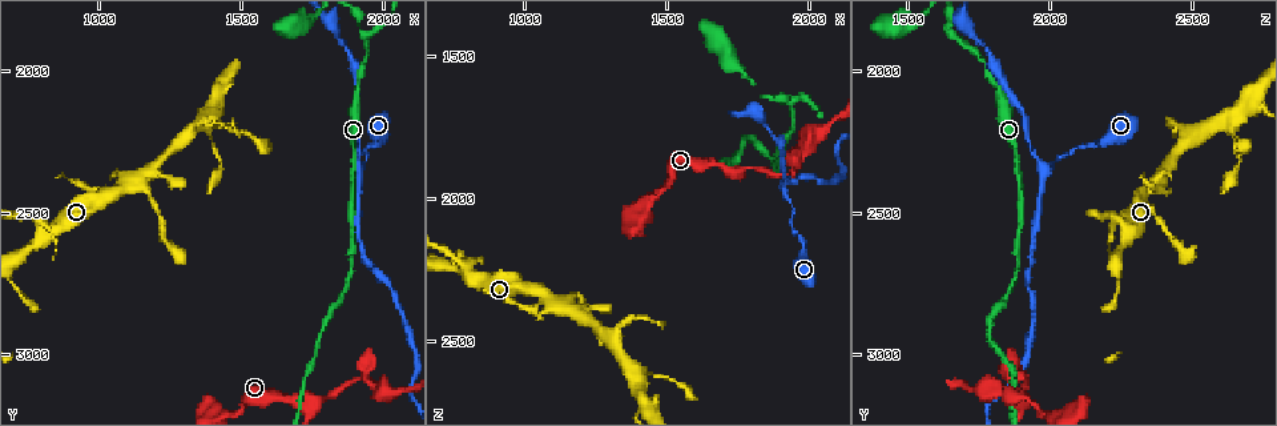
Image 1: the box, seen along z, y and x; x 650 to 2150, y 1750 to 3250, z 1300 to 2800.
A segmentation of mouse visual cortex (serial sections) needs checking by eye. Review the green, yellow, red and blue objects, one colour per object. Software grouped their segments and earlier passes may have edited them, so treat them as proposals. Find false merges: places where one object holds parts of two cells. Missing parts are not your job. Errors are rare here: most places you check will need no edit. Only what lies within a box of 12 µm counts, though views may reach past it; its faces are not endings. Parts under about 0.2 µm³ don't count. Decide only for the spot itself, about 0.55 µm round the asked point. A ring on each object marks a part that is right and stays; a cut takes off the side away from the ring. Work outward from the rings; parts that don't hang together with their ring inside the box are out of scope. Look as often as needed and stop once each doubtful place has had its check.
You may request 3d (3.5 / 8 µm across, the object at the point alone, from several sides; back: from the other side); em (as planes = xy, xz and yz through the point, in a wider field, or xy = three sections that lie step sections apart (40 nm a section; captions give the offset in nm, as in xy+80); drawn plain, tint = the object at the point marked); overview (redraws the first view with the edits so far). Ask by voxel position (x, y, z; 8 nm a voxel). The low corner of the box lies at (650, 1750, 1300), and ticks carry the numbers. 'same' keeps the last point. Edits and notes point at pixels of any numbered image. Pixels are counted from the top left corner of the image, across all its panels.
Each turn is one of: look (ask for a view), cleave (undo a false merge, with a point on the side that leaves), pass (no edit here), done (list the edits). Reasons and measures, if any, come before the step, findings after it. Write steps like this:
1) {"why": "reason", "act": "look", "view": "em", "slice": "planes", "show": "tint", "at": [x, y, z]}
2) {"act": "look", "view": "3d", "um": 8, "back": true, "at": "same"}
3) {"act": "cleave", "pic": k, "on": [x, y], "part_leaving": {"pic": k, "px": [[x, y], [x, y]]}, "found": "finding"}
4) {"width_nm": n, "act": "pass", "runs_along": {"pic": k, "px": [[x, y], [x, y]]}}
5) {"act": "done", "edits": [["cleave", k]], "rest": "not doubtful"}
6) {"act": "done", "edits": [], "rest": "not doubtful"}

{"why": "three arms meet", "act": "look", "view": "3d", "um": 3.5, "at": [1940, 1880, 1670]}

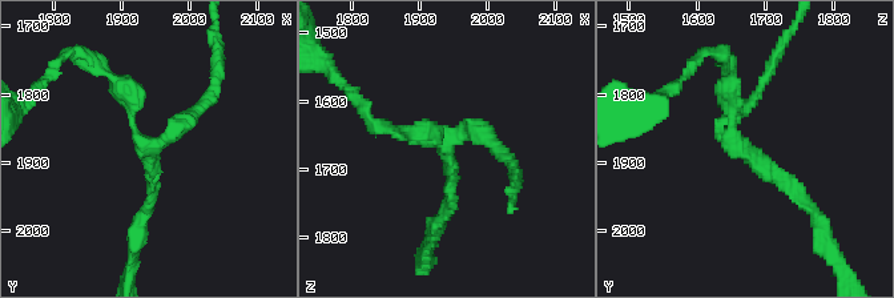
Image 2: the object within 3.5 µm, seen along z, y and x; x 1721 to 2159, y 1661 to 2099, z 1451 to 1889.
{"arms": 3, "arm_widths_nm": [150, 200, 250], "act": "look", "view": "em", "slice": "xy", "step": 3, "show": "tint", "at": [1940, 1875, 1665]}

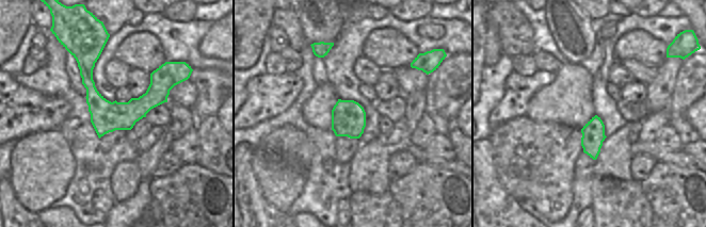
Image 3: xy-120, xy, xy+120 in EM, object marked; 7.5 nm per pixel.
{"why": "cut it another way", "act": "look", "view": "em", "slice": "xy", "step": 2, "show": "tint", "at": "same"}

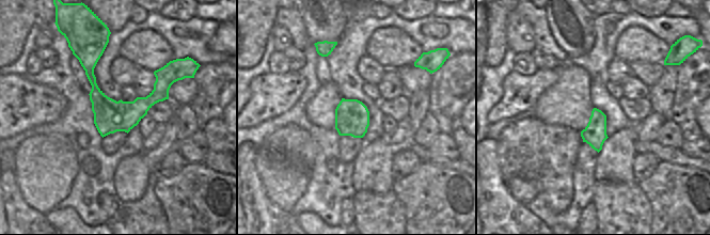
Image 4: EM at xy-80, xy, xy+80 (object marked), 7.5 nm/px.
{"width_nm": 260, "act": "pass", "runs_along": {"pic": 2, "px": [[804, 201], [733, 140], [729, 71]]}, "found": "all the same cell"}

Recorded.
{"why": "branch point", "act": "look", "view": "3d", "um": 3.5, "at": [1920, 2360, 1980]}

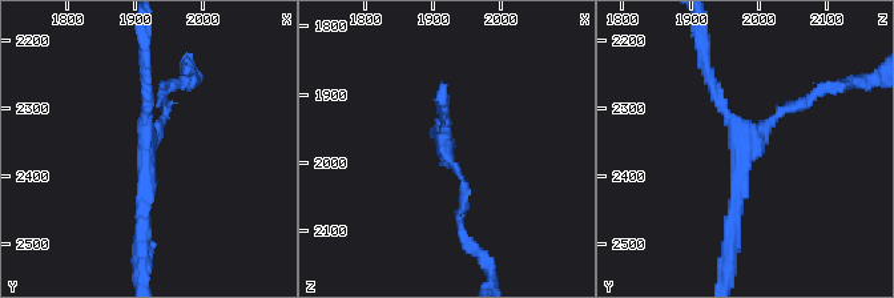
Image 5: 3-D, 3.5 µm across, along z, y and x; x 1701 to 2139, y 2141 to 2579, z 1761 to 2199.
{"arms": 3, "arm_widths_nm": [100, 150, 200], "why": "shape alone is not enough", "act": "look", "view": "em", "slice": "xy", "step": 3, "show": "tint", "at": [1920, 2355, 1985]}

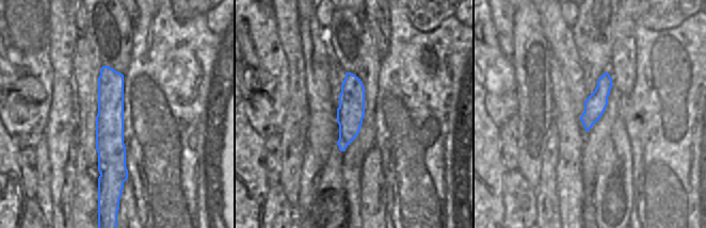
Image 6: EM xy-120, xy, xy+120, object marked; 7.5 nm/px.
{"act": "pass", "runs_along": {"pic": 5, "px": [[458, 218], [466, 184], [446, 153], [442, 109]]}, "found": "all the same cell"}

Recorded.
{"why": "narrows sharply", "act": "look", "view": "3d", "um": 3.5, "at": [1710, 3150, 1900]}

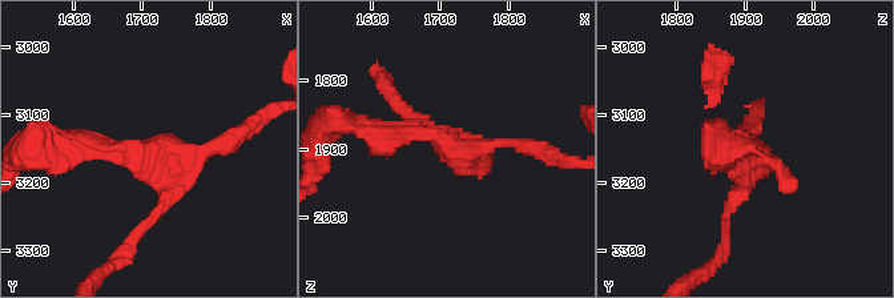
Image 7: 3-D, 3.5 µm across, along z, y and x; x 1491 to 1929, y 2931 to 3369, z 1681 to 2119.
{"why": "now the EM", "act": "look", "view": "em", "slice": "xy", "step": 2, "show": "tint", "at": [1720, 3155, 1900]}

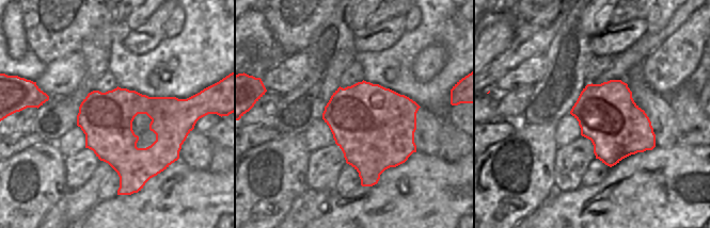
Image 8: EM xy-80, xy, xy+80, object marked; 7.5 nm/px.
{"act": "pass", "runs_along": {"pic": 7, "px": [[369, 129], [536, 150]]}, "found": "continuous, no second cell"}

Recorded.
{"act": "done", "edits": [], "rest": "not doubtful"}

